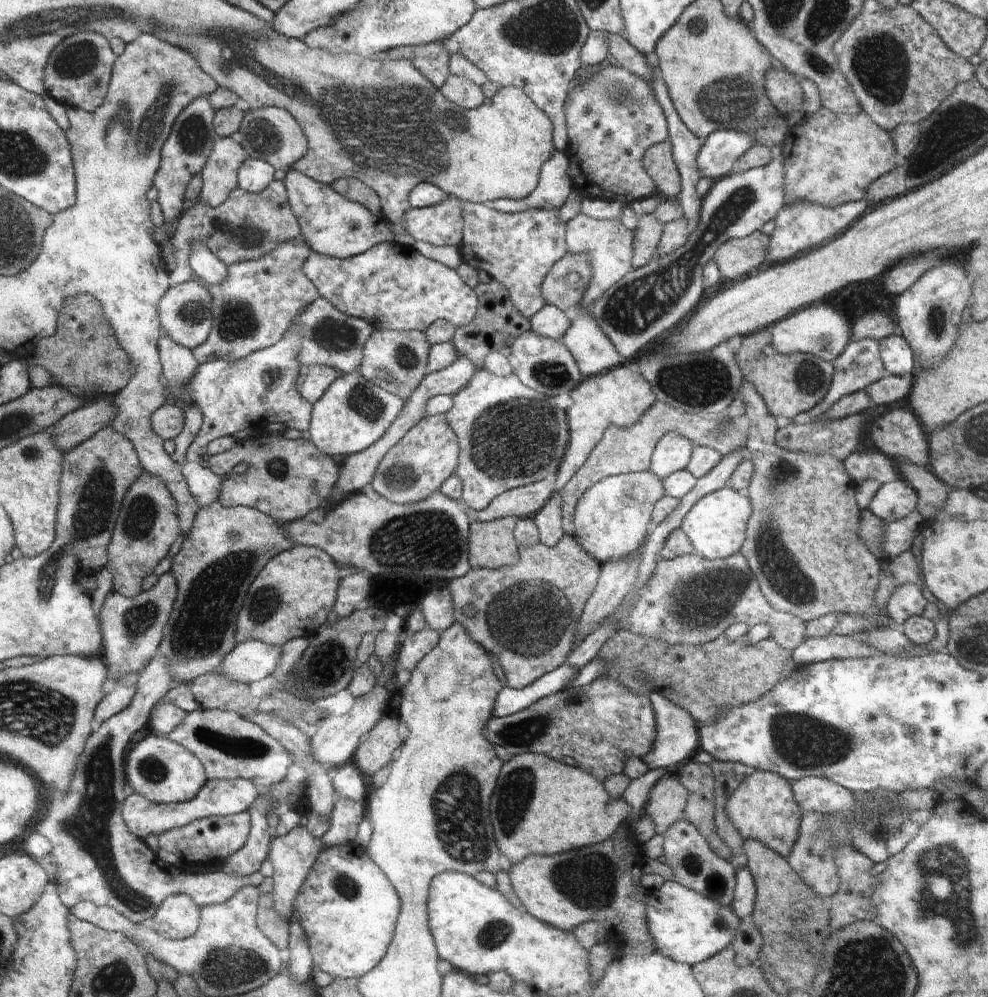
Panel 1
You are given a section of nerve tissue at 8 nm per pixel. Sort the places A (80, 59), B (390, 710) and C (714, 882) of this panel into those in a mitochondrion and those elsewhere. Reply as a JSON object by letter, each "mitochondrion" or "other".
{"A":"mitochondrion","B":"other","C":"mitochondrion"}

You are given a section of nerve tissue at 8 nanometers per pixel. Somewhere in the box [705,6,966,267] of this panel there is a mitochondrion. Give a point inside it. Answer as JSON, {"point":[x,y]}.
{"point":[881,64]}

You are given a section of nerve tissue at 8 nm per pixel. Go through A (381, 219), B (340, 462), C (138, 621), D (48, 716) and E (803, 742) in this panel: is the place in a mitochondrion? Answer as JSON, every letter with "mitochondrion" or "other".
{"A":"other","B":"other","C":"mitochondrion","D":"mitochondrion","E":"mitochondrion"}

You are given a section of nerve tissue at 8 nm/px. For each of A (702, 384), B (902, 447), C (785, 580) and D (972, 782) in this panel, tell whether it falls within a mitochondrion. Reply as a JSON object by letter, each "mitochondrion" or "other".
{"A":"mitochondrion","B":"other","C":"mitochondrion","D":"other"}

